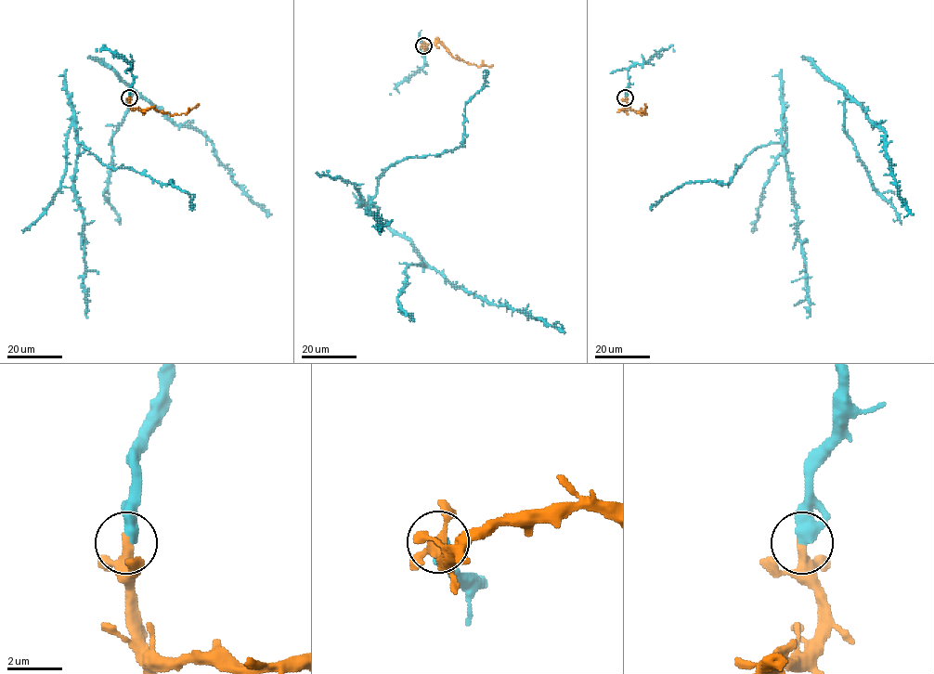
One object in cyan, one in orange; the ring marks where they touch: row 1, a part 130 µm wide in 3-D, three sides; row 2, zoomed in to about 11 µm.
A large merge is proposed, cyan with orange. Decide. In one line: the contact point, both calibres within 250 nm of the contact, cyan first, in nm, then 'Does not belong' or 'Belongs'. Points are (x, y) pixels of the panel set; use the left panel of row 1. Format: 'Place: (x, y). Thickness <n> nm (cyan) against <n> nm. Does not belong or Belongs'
Place: (129, 97). Thickness 500 nm (cyan) against 280 nm. Belongs

